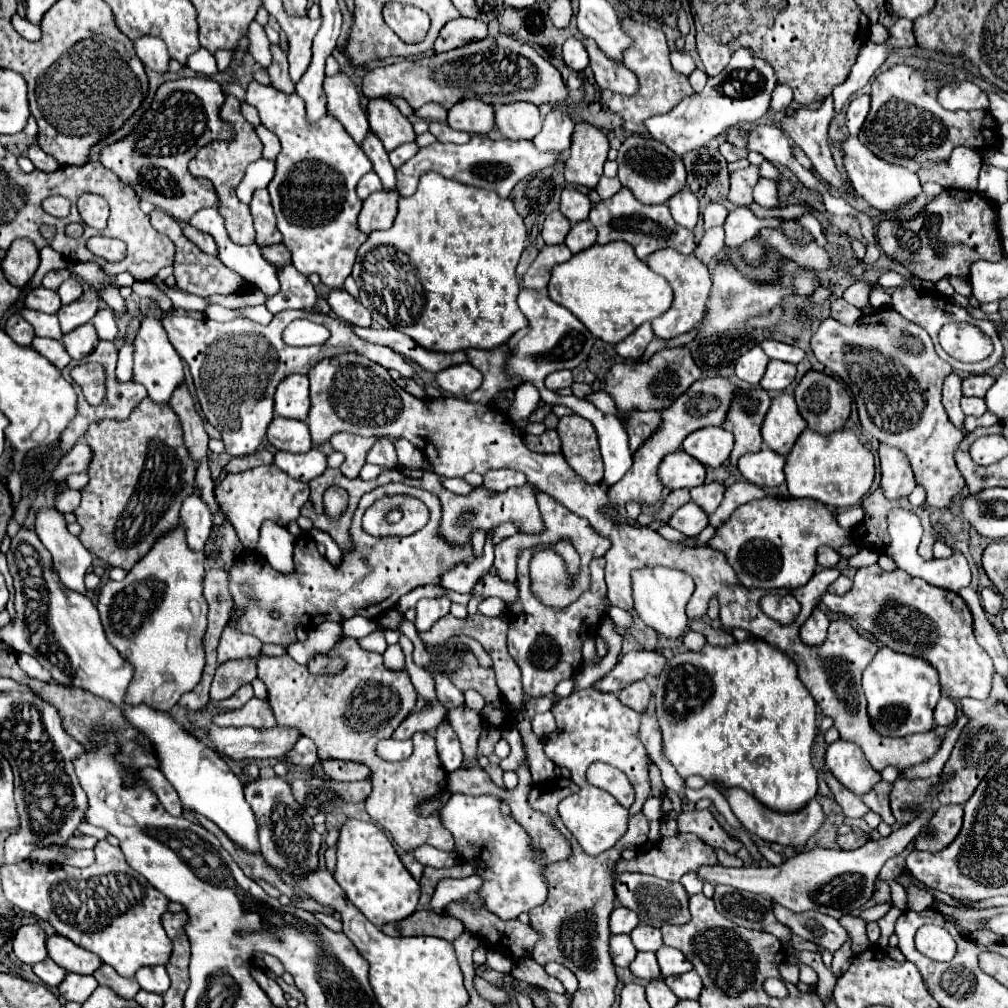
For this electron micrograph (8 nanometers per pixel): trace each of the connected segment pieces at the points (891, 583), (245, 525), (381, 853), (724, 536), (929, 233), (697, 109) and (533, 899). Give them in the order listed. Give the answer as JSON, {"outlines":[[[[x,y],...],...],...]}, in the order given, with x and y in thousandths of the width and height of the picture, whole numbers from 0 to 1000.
{"outlines":[[[[862,561],[850,564],[842,588],[828,592],[818,586],[814,598],[826,608],[848,614],[848,618],[864,626],[874,640],[920,654],[932,666],[934,682],[939,691],[947,695],[955,691],[979,693],[987,668],[985,656],[967,636],[963,606],[949,588],[924,582],[894,564],[876,566],[872,561]]],[[[271,459],[249,465],[241,471],[225,471],[215,483],[215,493],[219,503],[225,507],[229,521],[233,523],[237,537],[243,545],[253,545],[257,523],[263,515],[273,515],[275,519],[285,521],[289,515],[297,513],[299,503],[307,493],[307,481],[295,475],[289,475],[285,469],[277,467]]],[[[344,814],[334,836],[334,876],[338,876],[344,892],[374,920],[406,910],[416,892],[416,876],[400,860],[388,834],[372,816]]],[[[761,491],[759,495],[743,497],[735,503],[731,503],[731,507],[725,511],[725,515],[721,515],[721,519],[717,519],[709,527],[709,531],[703,537],[703,543],[707,543],[709,547],[715,547],[721,553],[721,559],[729,564],[733,578],[741,584],[763,586],[769,582],[795,582],[809,568],[809,563],[811,563],[809,547],[813,541],[822,541],[826,545],[830,545],[844,537],[842,527],[836,527],[828,519],[828,515],[824,515],[824,511],[826,509],[813,497],[787,495],[787,493],[771,495],[769,491]]],[[[936,189],[906,219],[876,219],[870,227],[872,245],[884,257],[898,263],[908,275],[930,281],[938,273],[959,275],[965,259],[991,259],[993,235],[987,225],[989,207],[969,189]]],[[[733,49],[725,63],[711,76],[701,78],[695,92],[680,96],[672,106],[660,114],[650,114],[640,120],[640,128],[648,138],[663,145],[671,154],[693,148],[697,136],[711,136],[733,120],[751,120],[759,114],[765,102],[765,92],[771,84],[765,64],[757,59],[749,59],[741,49]]],[[[447,788],[443,799],[436,805],[436,813],[439,820],[447,824],[451,832],[451,846],[455,850],[463,846],[463,842],[465,844],[473,842],[473,854],[467,856],[471,858],[471,868],[479,872],[473,886],[483,904],[493,908],[497,914],[505,914],[541,896],[543,892],[543,872],[539,868],[541,858],[531,856],[531,850],[537,848],[537,844],[531,844],[527,840],[523,824],[507,809],[497,807],[495,791]]]]}

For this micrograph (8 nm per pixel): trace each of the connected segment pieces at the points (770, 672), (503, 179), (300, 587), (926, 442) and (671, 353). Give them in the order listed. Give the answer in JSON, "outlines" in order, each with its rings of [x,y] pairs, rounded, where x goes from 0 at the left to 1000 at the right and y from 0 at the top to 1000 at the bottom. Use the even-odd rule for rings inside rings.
{"outlines":[[[[745,632],[723,642],[699,640],[695,646],[670,648],[652,672],[650,701],[658,723],[658,747],[678,773],[695,769],[703,777],[735,781],[777,807],[791,805],[809,791],[811,765],[805,751],[811,727],[809,693],[797,682],[789,656],[761,636]]],[[[467,134],[465,142],[461,144],[447,144],[447,142],[434,140],[426,146],[420,146],[412,156],[400,162],[398,168],[394,168],[394,189],[398,195],[408,195],[414,188],[416,176],[426,170],[432,170],[453,182],[485,188],[485,189],[491,189],[495,195],[505,195],[507,188],[517,178],[549,164],[555,158],[557,154],[543,154],[543,152],[531,150],[531,146],[527,146],[525,140],[505,140],[505,138],[489,140],[483,134]]],[[[387,479],[370,487],[363,489],[356,497],[356,503],[351,508],[349,520],[348,520],[348,535],[352,535],[352,543],[356,543],[356,551],[350,553],[350,551],[340,551],[340,561],[338,563],[328,563],[326,557],[322,553],[316,551],[314,547],[314,541],[311,539],[309,533],[297,533],[295,539],[293,539],[293,545],[291,545],[291,559],[293,559],[293,566],[291,570],[281,570],[277,566],[273,566],[269,561],[265,561],[265,557],[261,557],[261,553],[255,553],[253,555],[253,561],[245,559],[245,557],[237,557],[233,555],[233,561],[227,564],[227,588],[229,588],[229,594],[231,594],[231,604],[229,604],[229,612],[227,612],[227,618],[233,618],[233,624],[237,624],[239,628],[245,628],[245,630],[251,630],[255,632],[259,638],[275,638],[275,640],[289,640],[295,636],[293,632],[293,624],[296,620],[303,623],[310,623],[320,616],[334,616],[334,618],[340,618],[352,610],[360,610],[360,612],[366,612],[366,614],[372,614],[376,612],[378,608],[390,604],[394,600],[394,596],[406,588],[408,584],[416,582],[416,580],[436,580],[436,570],[439,570],[441,566],[449,564],[453,559],[457,557],[463,557],[463,555],[469,555],[469,549],[467,545],[459,543],[459,547],[455,547],[453,541],[447,541],[445,537],[441,535],[436,535],[434,531],[434,523],[436,523],[436,515],[438,515],[438,499],[434,495],[434,491],[422,487],[422,485],[416,485],[416,483],[407,483],[400,479]],[[404,490],[411,493],[416,493],[420,499],[424,499],[426,507],[428,507],[428,515],[426,519],[416,525],[414,529],[406,531],[406,533],[370,533],[366,529],[362,529],[359,523],[360,509],[372,499],[375,495],[384,491]],[[233,574],[239,574],[239,576],[245,576],[251,584],[253,584],[253,596],[247,596],[239,590],[239,584],[237,584],[237,578],[239,576],[233,576]],[[275,604],[279,608],[277,614],[269,614],[267,612],[267,606]]],[[[876,307],[870,311],[856,313],[846,322],[834,322],[822,314],[813,322],[809,332],[805,334],[805,346],[809,354],[822,368],[826,368],[838,382],[842,382],[842,388],[848,392],[856,426],[862,432],[866,432],[872,439],[892,443],[894,447],[900,449],[900,453],[904,455],[910,479],[916,481],[916,485],[920,487],[920,497],[918,497],[920,501],[941,503],[945,495],[953,493],[957,479],[955,479],[955,473],[951,471],[951,465],[947,463],[945,449],[951,438],[955,436],[955,430],[947,426],[947,422],[939,416],[939,410],[936,408],[936,402],[934,402],[934,384],[938,374],[943,370],[943,362],[932,356],[920,328],[916,328],[908,320],[900,320],[900,316],[896,316],[886,307]],[[892,332],[910,334],[916,340],[916,348],[914,350],[892,348]]],[[[674,344],[674,346],[652,348],[640,360],[620,358],[620,360],[608,362],[604,366],[602,374],[600,374],[600,386],[602,386],[604,392],[608,392],[608,396],[612,400],[612,406],[616,410],[622,410],[626,406],[656,408],[658,404],[666,402],[666,398],[670,398],[686,380],[689,380],[695,374],[697,374],[697,370],[689,362],[689,358],[686,354],[686,348],[682,344]]]]}

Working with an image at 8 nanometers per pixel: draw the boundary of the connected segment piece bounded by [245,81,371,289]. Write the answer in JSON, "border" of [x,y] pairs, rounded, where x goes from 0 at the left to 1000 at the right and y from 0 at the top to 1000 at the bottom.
{"border":[[[249,80],[245,86],[243,100],[255,106],[259,114],[259,122],[267,130],[271,130],[279,140],[279,150],[275,154],[275,172],[265,188],[269,191],[269,201],[273,207],[275,227],[281,231],[281,241],[289,249],[289,261],[299,273],[307,275],[309,271],[314,271],[318,275],[318,281],[330,287],[338,287],[340,279],[348,273],[354,247],[364,237],[364,233],[358,231],[354,225],[354,213],[358,209],[360,199],[354,195],[352,188],[354,188],[354,180],[368,170],[366,156],[360,152],[358,146],[352,144],[348,134],[344,134],[342,126],[332,116],[322,114],[314,122],[307,122],[303,102],[293,92],[283,94],[279,90],[273,90],[267,84]]]}

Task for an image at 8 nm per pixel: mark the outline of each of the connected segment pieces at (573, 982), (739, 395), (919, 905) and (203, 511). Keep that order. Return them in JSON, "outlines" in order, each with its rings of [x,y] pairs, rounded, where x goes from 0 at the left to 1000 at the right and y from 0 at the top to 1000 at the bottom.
{"outlines":[[[[543,955],[543,965],[549,967],[551,971],[555,971],[561,977],[563,985],[570,985],[570,981],[572,981],[572,969],[563,959],[559,959],[555,955]]],[[[729,378],[729,392],[721,414],[717,418],[717,426],[729,432],[729,443],[725,447],[725,461],[729,463],[733,453],[739,449],[749,449],[755,445],[755,420],[765,402],[765,394],[753,382],[741,382]]],[[[898,880],[900,884],[900,904],[918,904],[920,900],[926,900],[926,888],[912,880]]],[[[195,487],[182,497],[180,521],[186,527],[188,543],[193,547],[201,547],[201,539],[205,537],[209,527],[209,507]]]]}

